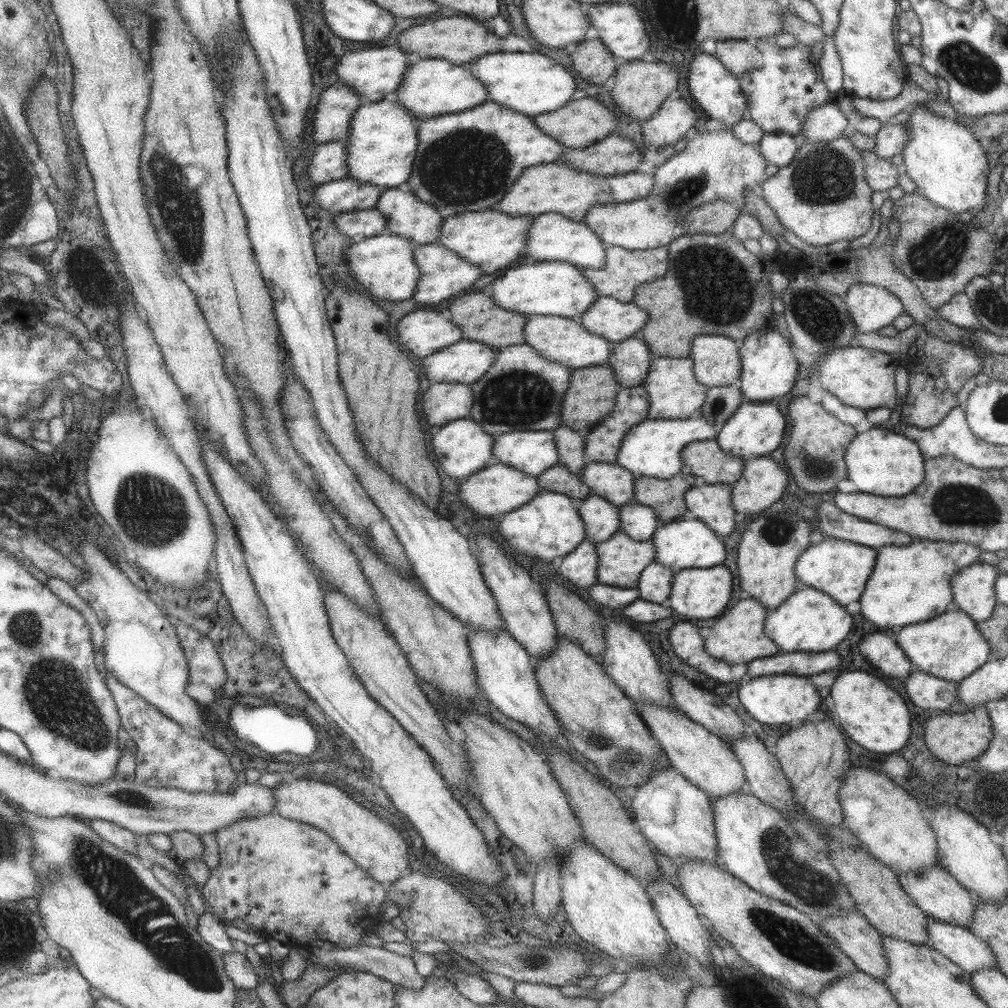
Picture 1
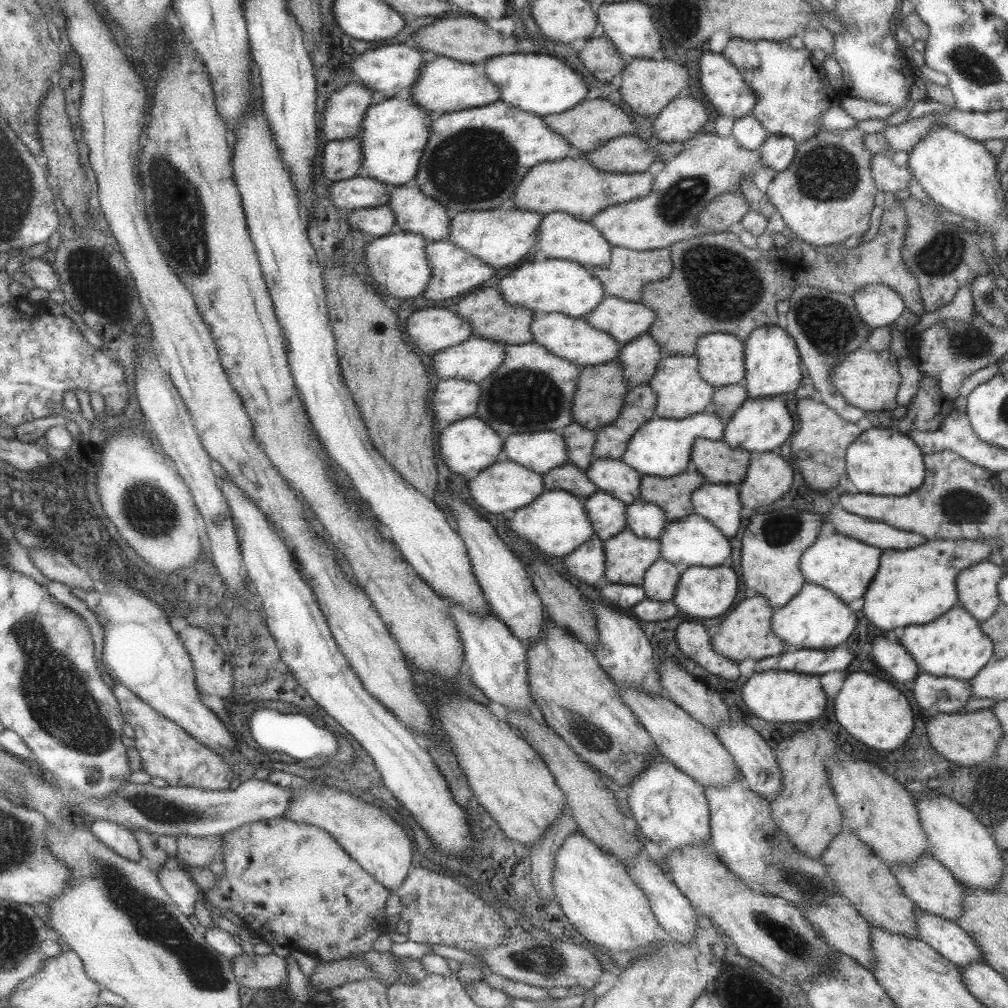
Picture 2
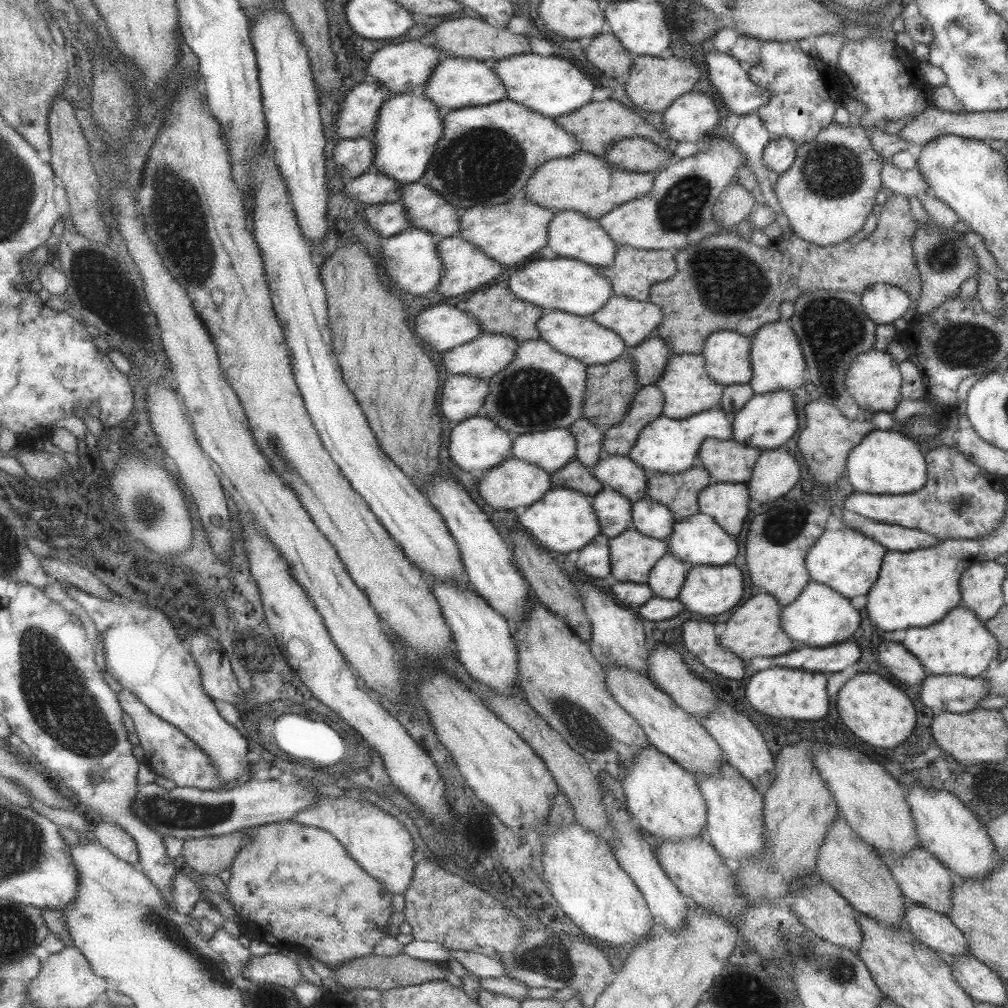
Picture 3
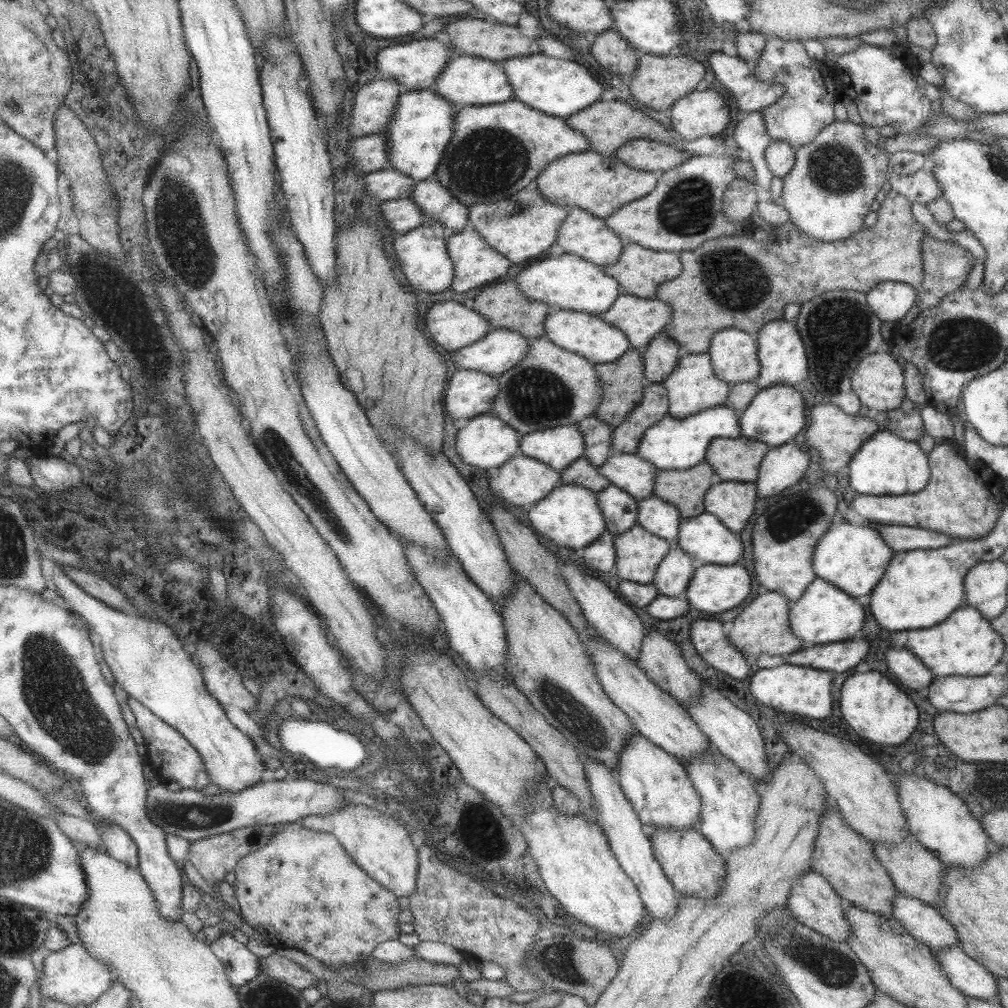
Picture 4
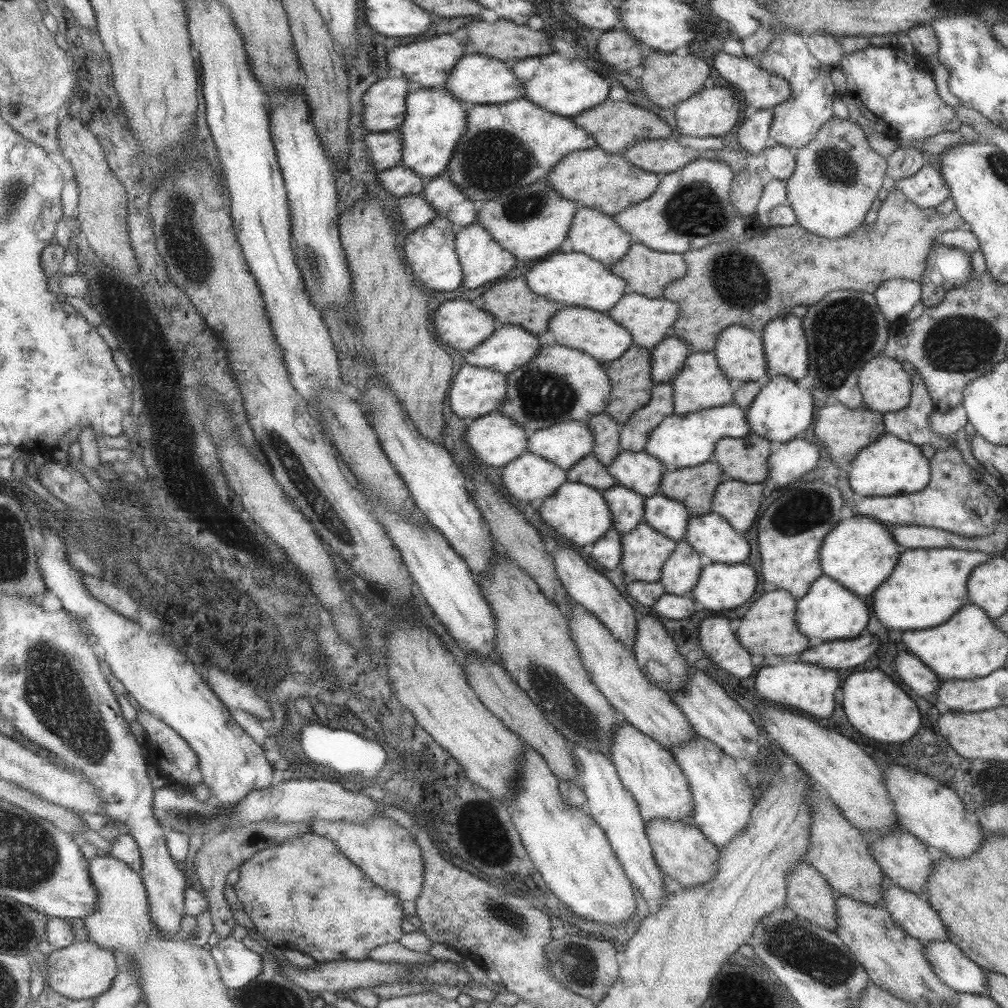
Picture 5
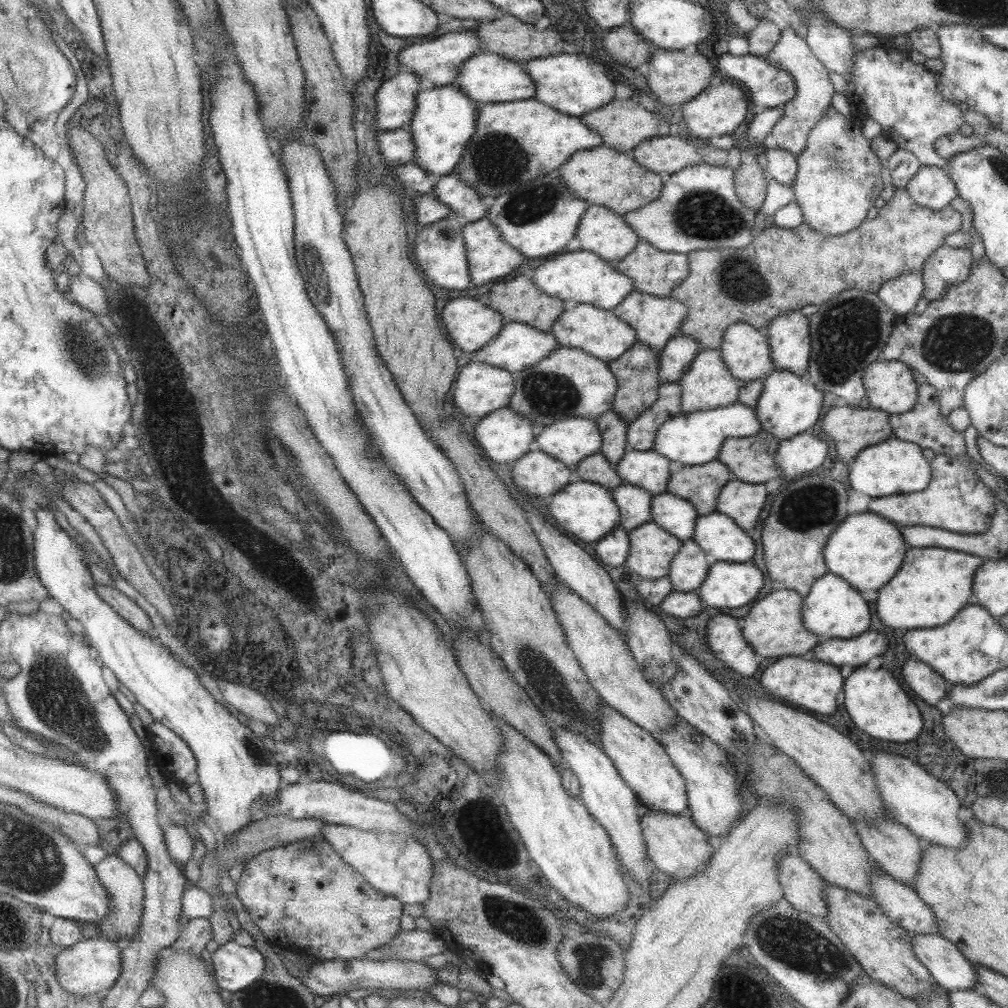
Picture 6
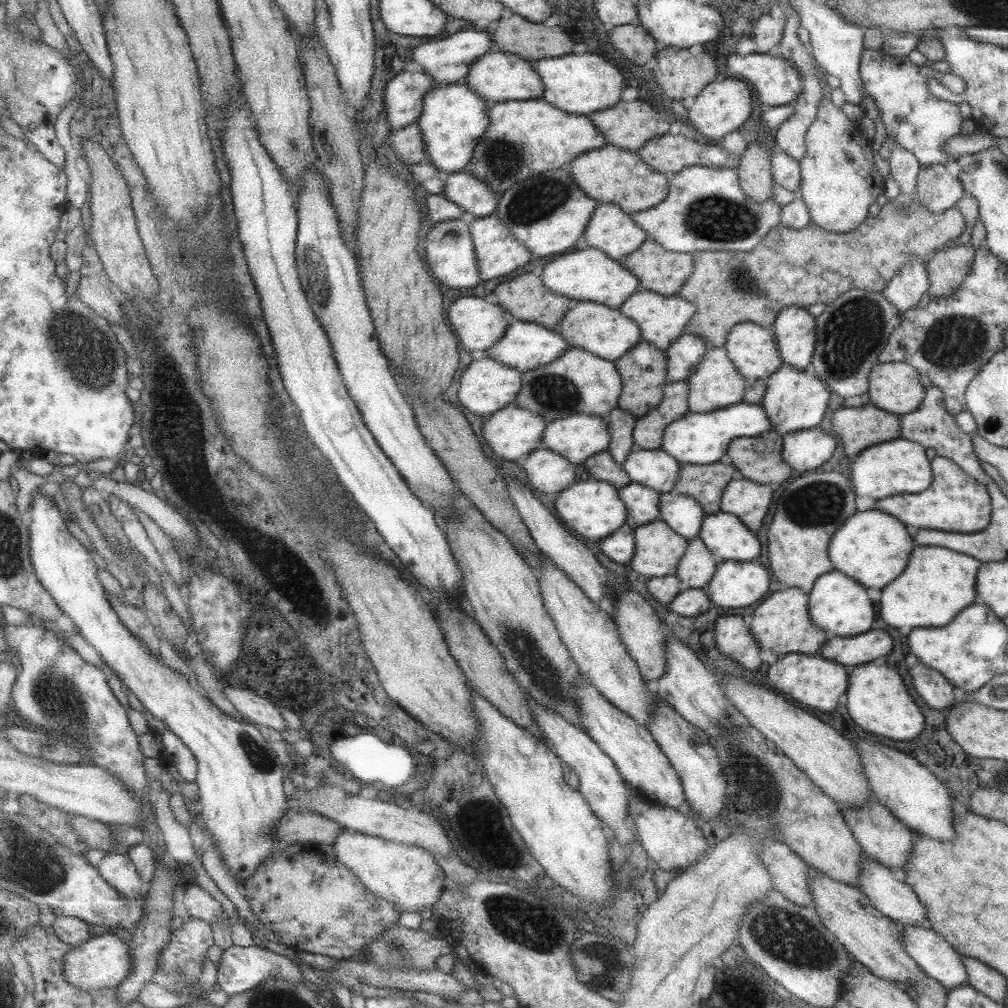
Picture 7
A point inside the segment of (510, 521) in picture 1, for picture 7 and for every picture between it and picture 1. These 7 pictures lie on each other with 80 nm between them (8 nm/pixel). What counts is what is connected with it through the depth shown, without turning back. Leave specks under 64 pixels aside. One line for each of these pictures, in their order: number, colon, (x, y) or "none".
2: (555, 523)
3: (562, 520)
4: (569, 517)
5: (576, 512)
6: (585, 511)
7: (591, 508)

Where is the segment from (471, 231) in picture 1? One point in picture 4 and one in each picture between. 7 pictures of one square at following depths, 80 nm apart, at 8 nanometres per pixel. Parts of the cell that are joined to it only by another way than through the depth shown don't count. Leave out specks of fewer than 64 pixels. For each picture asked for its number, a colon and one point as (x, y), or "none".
2: (499, 237)
3: (508, 233)
4: (522, 226)

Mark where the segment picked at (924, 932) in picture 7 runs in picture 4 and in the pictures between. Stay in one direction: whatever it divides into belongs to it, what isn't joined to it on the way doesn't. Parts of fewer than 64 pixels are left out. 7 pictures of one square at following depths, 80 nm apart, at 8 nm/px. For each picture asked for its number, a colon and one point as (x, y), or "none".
4: (972, 979)
5: (952, 966)
6: (951, 971)

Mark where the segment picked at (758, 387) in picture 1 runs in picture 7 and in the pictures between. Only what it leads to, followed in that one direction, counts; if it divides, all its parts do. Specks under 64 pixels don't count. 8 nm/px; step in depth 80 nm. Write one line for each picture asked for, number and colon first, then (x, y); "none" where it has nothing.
2: (772, 365)
3: (776, 359)
4: (780, 352)
5: (785, 350)
6: (787, 334)
7: (793, 328)

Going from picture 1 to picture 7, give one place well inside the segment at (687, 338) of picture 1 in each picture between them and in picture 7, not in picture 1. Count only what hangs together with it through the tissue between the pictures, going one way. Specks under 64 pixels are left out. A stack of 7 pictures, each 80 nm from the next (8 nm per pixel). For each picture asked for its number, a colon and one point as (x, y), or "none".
2: (716, 284)
3: (723, 282)
4: (720, 285)
5: (788, 265)
6: (791, 267)
7: (787, 267)

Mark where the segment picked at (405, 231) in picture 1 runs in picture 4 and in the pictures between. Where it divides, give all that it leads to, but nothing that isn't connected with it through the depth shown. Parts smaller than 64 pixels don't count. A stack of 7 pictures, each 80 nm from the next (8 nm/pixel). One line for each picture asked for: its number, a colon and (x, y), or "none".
2: (414, 212)
3: (425, 209)
4: (436, 203)

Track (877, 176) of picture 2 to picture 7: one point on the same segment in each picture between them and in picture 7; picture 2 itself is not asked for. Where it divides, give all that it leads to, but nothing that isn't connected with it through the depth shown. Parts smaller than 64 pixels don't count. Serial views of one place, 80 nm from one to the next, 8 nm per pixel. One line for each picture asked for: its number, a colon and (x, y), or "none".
3: (906, 183)
4: (920, 187)
5: (925, 189)
6: (931, 188)
7: (936, 190)

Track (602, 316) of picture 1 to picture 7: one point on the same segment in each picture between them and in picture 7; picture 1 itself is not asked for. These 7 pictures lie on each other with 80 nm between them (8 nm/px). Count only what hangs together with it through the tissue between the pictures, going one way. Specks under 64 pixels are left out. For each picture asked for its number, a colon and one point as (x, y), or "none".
2: (623, 320)
3: (631, 320)
4: (639, 319)
5: (648, 320)
6: (655, 320)
7: (661, 319)

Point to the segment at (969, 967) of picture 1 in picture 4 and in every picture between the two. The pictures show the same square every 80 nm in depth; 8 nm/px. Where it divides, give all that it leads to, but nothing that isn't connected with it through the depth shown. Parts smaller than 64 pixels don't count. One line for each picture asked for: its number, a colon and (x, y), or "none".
2: (946, 937)
3: (936, 931)
4: (922, 921)

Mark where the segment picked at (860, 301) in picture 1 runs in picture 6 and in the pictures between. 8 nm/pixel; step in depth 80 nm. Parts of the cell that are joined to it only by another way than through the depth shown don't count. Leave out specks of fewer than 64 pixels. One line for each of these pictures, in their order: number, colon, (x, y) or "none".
2: (877, 305)
3: (883, 303)
4: (889, 301)
5: (894, 298)
6: (900, 294)

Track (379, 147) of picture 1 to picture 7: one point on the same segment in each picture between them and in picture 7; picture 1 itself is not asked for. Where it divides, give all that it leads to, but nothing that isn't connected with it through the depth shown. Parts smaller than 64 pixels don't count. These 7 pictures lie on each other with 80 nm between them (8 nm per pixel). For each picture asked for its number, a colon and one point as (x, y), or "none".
2: (393, 133)
3: (407, 127)
4: (421, 125)
5: (434, 120)
6: (443, 119)
7: (453, 118)

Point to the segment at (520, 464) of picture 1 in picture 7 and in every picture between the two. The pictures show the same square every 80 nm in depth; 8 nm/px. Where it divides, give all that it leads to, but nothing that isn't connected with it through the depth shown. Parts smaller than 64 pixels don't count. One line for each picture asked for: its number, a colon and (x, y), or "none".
2: (539, 451)
3: (551, 449)
4: (557, 447)
5: (563, 444)
6: (569, 440)
7: (579, 436)

